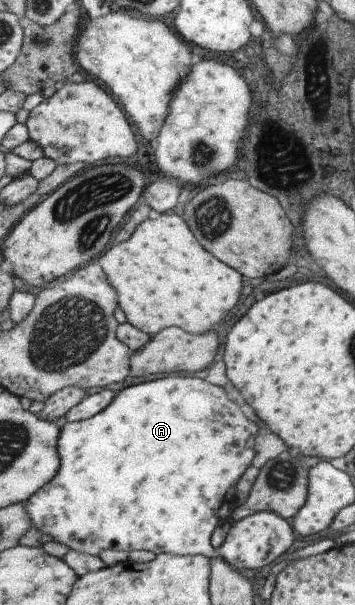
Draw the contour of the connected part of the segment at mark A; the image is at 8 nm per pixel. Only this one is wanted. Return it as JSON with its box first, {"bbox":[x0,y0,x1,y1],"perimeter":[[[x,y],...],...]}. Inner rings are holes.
{"bbox":[25,375,258,560],"perimeter":[[[172,375],[160,381],[150,381],[144,385],[135,385],[122,391],[114,403],[100,412],[96,417],[91,417],[79,422],[66,422],[62,425],[62,433],[59,439],[59,454],[62,463],[59,473],[54,480],[42,487],[25,504],[28,515],[31,517],[31,525],[41,531],[42,534],[51,535],[52,543],[58,542],[66,545],[68,551],[79,551],[91,556],[97,556],[106,549],[115,549],[133,552],[134,550],[150,550],[160,554],[172,554],[177,556],[203,556],[214,560],[218,557],[218,549],[212,547],[210,539],[216,531],[216,527],[229,523],[234,511],[240,507],[240,501],[236,499],[237,486],[240,479],[246,474],[246,469],[252,465],[256,457],[256,433],[258,425],[250,421],[250,417],[242,411],[238,403],[234,403],[226,389],[216,387],[209,381],[198,377],[182,377]]]}

